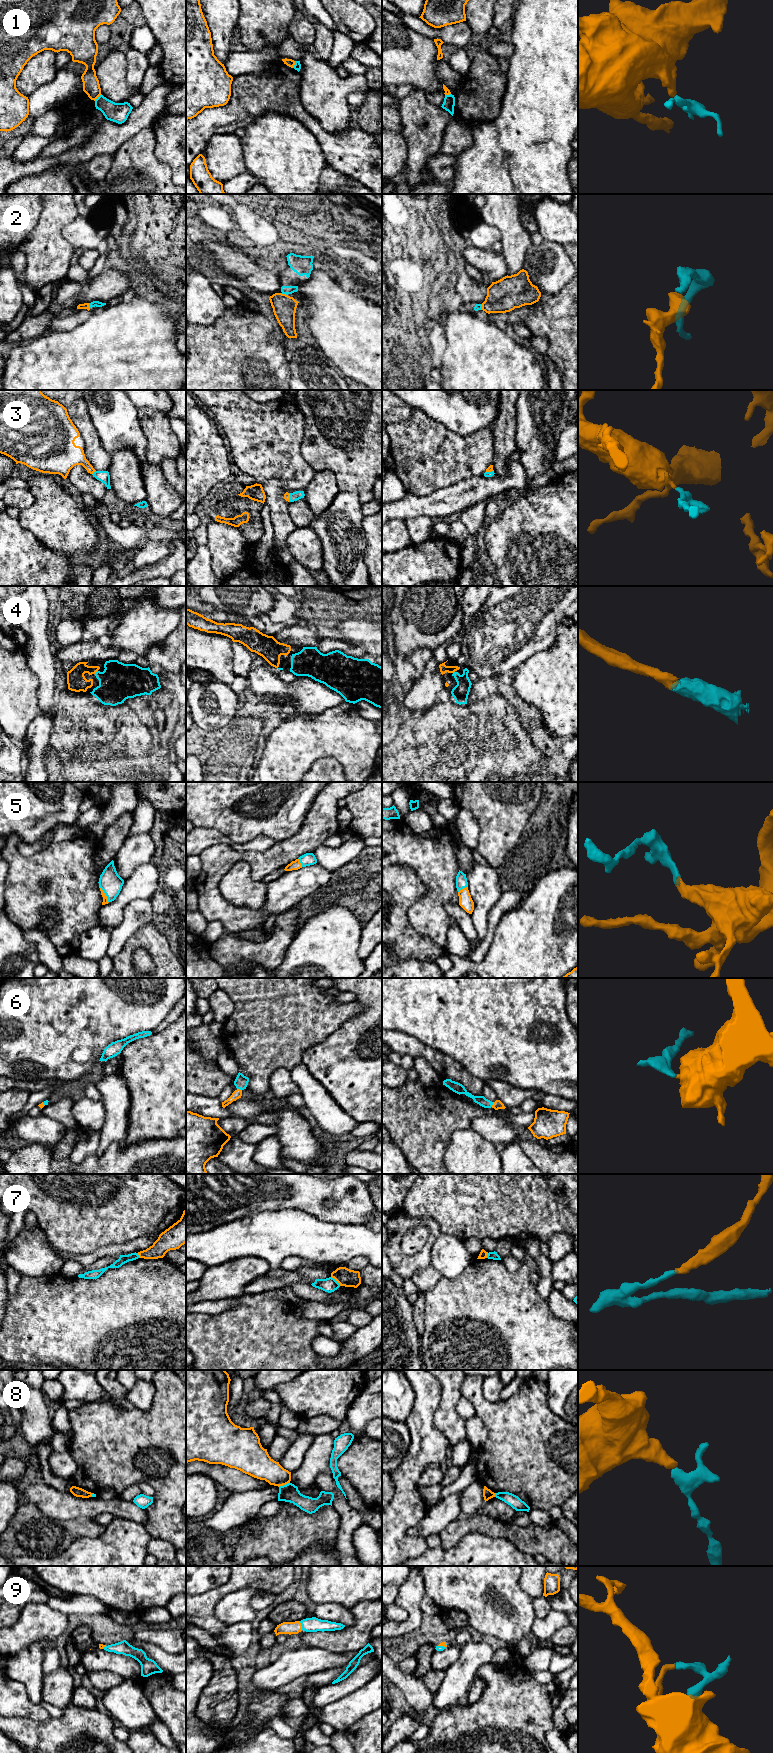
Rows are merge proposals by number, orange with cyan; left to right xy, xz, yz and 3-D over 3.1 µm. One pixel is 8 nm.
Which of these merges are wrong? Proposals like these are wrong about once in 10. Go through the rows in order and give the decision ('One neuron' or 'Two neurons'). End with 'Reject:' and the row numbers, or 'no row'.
1: Two neurons
2: One neuron
3: One neuron
4: One neuron
5: One neuron
6: One neuron
7: Two neurons
8: Two neurons
9: One neuron
Reject: 1, 7, 8

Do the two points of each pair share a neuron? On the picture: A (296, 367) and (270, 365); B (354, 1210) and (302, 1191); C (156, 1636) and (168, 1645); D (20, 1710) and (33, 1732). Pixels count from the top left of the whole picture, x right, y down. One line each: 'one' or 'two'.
A: two
B: one
C: one
D: two

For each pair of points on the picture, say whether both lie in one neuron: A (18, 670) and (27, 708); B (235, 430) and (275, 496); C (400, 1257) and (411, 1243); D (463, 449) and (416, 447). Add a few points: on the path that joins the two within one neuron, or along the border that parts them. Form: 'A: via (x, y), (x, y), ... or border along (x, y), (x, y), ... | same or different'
A: via (18, 679), (18, 699) | same
B: border along (262, 484), (272, 479), (278, 479), (286, 491) | different
C: border along (408, 1229), (402, 1239), (401, 1249), (411, 1256) | different
D: via (451, 449), (428, 449) | same

